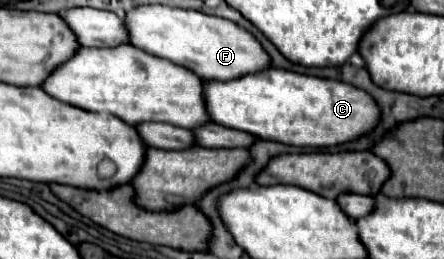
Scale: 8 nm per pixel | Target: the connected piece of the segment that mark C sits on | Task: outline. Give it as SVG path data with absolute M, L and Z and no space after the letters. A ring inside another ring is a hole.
M269 68L231 82L205 82L203 94L213 122L249 132L261 140L299 148L327 148L357 140L375 130L381 120L379 104L365 90L281 68Z

